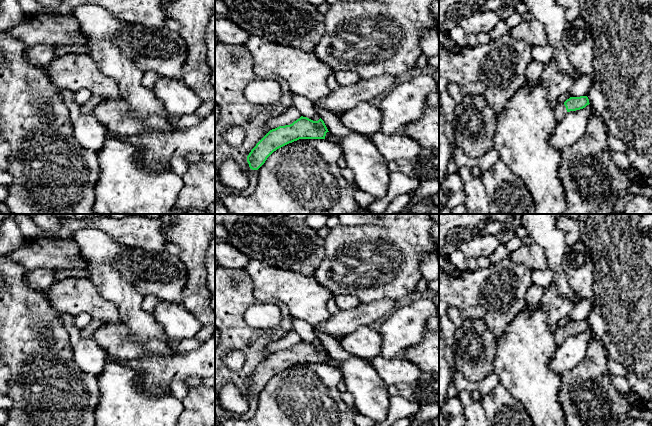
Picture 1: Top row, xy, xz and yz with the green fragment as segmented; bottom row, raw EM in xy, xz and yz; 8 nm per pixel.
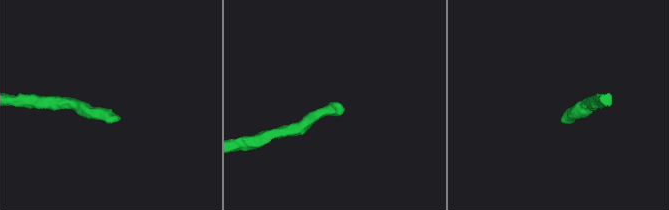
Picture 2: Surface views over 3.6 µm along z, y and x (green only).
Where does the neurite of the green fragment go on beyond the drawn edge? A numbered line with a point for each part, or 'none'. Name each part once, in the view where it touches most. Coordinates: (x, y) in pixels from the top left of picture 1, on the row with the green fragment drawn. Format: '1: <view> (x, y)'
1: yz (560, 111)

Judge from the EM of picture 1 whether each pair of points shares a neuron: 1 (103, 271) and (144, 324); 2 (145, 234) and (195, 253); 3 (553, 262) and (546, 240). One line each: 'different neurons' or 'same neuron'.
1: same neuron
2: different neurons
3: same neuron

